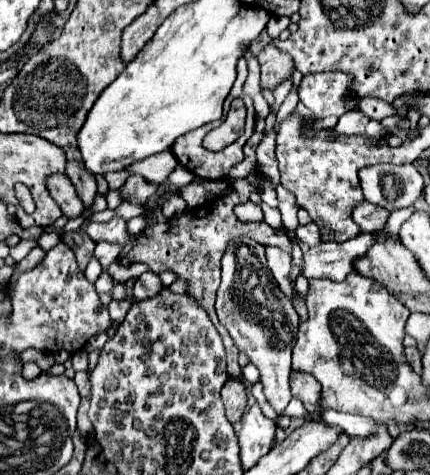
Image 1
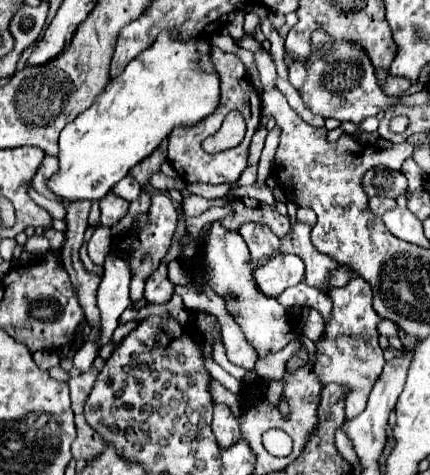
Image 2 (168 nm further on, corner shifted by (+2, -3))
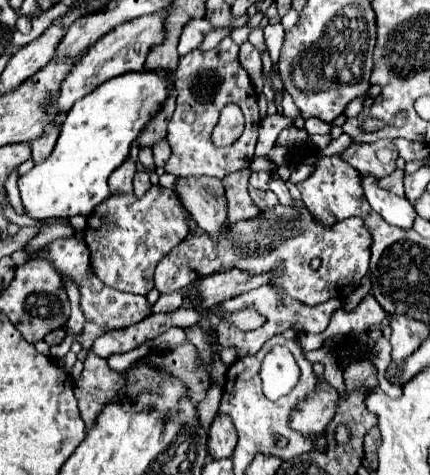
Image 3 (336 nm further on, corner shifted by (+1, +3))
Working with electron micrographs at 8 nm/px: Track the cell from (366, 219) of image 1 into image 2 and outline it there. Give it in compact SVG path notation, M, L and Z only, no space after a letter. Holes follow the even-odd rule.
M378 196L370 198L370 210L374 212L374 216L382 218L384 212L388 212L390 208L396 208L396 202L394 200L390 200L390 198L378 198Z

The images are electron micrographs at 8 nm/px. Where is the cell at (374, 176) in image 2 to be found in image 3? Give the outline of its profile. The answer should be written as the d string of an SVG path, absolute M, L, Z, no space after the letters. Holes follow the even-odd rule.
M377 140L371 144L351 144L339 154L361 174L385 178L395 170L395 144L391 140Z

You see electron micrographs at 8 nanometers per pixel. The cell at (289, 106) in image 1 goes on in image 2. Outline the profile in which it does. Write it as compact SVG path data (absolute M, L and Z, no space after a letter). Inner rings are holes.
M268 18L260 22L260 28L266 39L270 42L269 51L272 61L276 66L278 75L284 79L288 79L288 69L283 57L285 53L285 39L278 34Z

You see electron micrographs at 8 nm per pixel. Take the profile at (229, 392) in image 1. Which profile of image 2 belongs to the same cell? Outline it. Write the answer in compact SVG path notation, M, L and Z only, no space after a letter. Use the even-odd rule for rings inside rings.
M226 404L214 406L214 422L212 422L214 436L222 448L234 444L240 438L238 418L232 414L232 410Z

